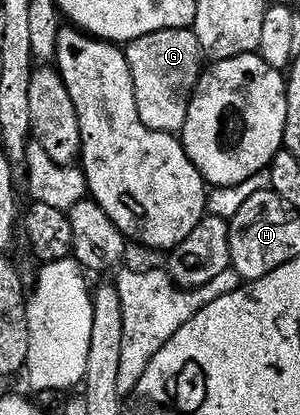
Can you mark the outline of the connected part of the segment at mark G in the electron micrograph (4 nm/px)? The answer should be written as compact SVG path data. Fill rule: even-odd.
M193 29L156 30L141 34L125 47L128 68L132 72L134 99L138 115L150 130L177 135L186 122L189 101L203 73L204 51Z

